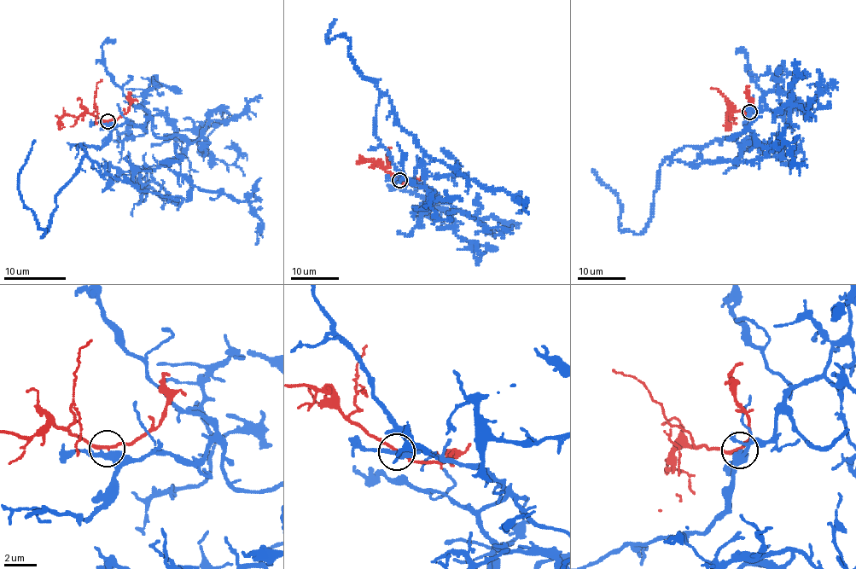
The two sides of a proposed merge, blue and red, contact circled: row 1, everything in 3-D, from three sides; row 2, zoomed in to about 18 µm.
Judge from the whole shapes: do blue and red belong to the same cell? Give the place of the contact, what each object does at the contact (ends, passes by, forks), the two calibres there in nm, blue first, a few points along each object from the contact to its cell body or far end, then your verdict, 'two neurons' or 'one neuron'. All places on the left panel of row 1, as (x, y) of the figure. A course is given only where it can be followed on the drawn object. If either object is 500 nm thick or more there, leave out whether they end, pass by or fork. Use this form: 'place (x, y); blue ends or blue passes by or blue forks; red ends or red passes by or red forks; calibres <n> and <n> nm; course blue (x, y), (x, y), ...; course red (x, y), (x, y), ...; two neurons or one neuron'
place (107, 121); blue passes by; red passes by; calibres 440 and 160 nm; course blue (107, 123), (108, 142), (78, 148), (101, 176), (134, 184), (133, 171), (166, 166), (246, 200), (262, 237); course red (107, 121), (84, 112), (77, 117), (65, 115), (60, 120), (62, 129); two neurons

